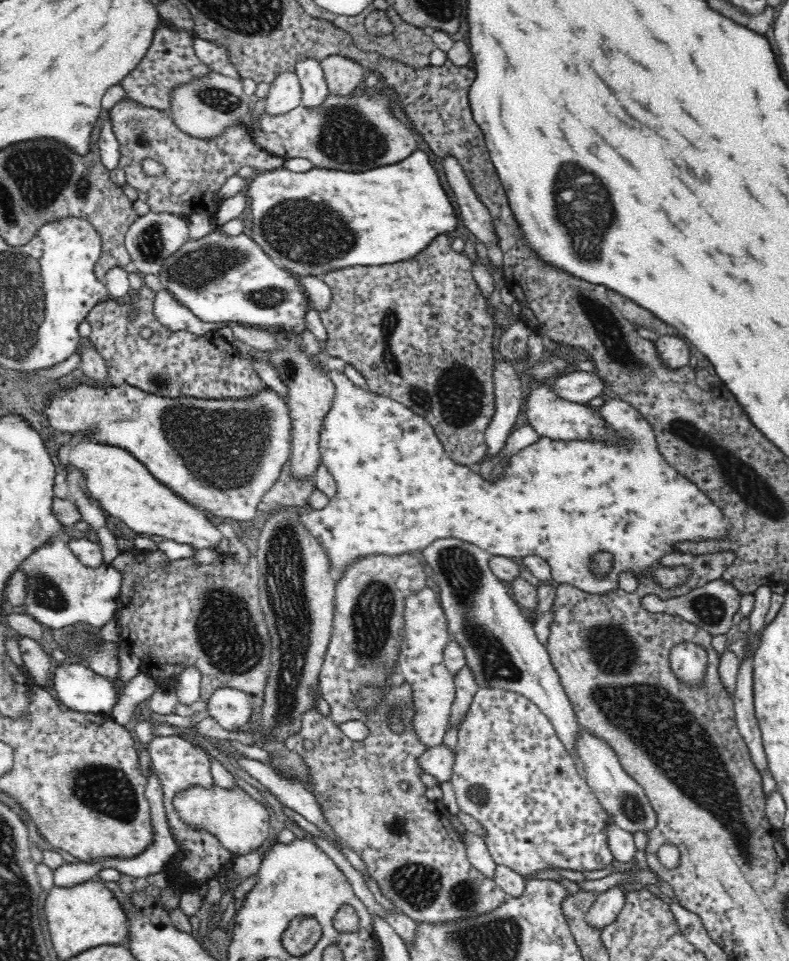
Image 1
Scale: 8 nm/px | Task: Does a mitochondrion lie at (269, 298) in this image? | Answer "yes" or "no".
yes

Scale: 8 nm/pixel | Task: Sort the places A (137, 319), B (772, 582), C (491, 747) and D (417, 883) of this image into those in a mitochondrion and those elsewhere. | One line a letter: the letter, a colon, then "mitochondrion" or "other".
A: other
B: other
C: other
D: mitochondrion

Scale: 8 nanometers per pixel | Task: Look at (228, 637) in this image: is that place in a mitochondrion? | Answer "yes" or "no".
yes

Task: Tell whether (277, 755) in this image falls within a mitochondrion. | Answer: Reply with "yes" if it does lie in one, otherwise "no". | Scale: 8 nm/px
yes

